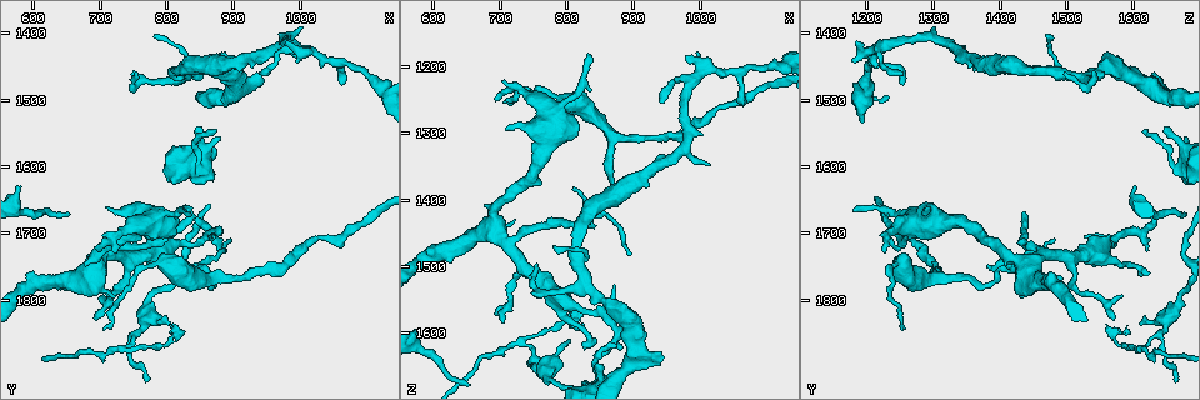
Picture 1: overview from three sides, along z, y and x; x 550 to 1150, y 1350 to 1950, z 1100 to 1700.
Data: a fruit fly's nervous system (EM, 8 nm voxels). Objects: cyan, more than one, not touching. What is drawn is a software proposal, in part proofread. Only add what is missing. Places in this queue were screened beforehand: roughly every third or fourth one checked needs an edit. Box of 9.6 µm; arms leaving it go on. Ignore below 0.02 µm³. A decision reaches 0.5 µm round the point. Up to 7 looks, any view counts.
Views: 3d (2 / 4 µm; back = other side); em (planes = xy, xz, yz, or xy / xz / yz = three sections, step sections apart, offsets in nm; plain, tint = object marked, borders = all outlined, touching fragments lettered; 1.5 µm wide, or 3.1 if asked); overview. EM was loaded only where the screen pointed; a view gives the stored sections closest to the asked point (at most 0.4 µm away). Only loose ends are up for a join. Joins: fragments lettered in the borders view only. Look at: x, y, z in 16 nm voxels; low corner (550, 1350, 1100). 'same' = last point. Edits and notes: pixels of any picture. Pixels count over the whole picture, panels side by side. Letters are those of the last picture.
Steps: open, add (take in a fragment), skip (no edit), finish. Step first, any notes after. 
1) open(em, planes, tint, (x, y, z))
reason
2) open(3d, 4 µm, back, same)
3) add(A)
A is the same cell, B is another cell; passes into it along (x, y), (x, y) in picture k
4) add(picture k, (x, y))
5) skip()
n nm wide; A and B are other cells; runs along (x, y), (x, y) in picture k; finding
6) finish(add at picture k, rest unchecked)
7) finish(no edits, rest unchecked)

open(3d, 2 µm, (770, 1925, 1670))
an open end

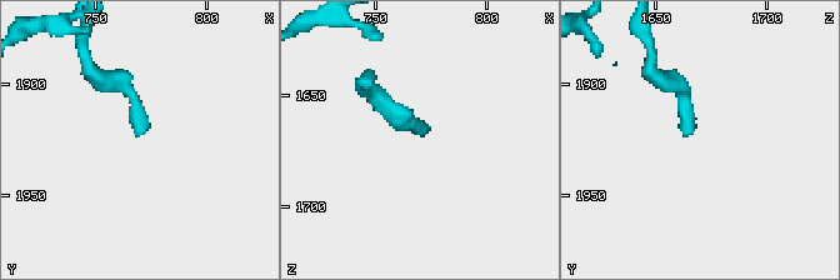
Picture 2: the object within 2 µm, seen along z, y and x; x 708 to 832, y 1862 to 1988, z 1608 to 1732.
open(em, yz, step 4, borders, (767, 1922, 1666))

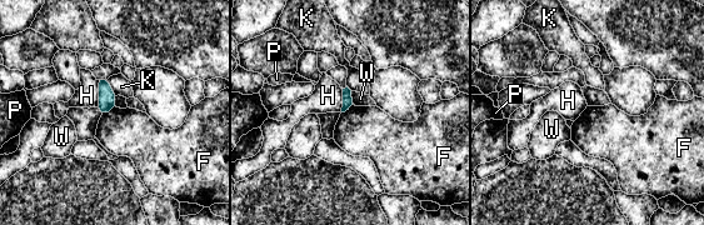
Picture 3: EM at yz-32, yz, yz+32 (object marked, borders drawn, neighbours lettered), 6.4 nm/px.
open(em, planes, borders, same)

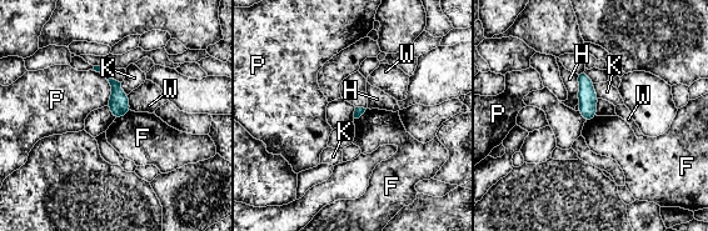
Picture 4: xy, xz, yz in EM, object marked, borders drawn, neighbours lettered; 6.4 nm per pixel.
skip()
F, H, K, P and W are other cells; border along (130, 110), (114, 120) in picture 4; no lettered fragment goes on from it

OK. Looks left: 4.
open(em, planes, borders, (805, 1840, 1615))
tapers out

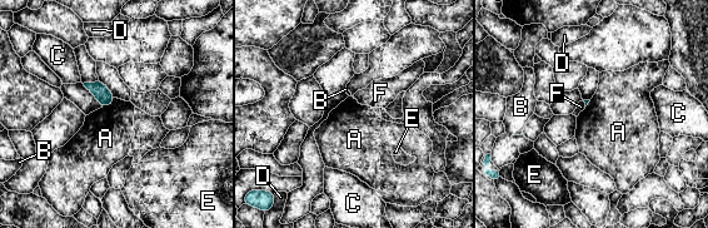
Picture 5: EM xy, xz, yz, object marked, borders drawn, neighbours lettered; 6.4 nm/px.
skip()
A touches over 120 nm; A, B, C, D, E and F are other cells; no lettered fragment goes on from it

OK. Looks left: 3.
open(3d, 4 µm, (875, 1550, 1620))

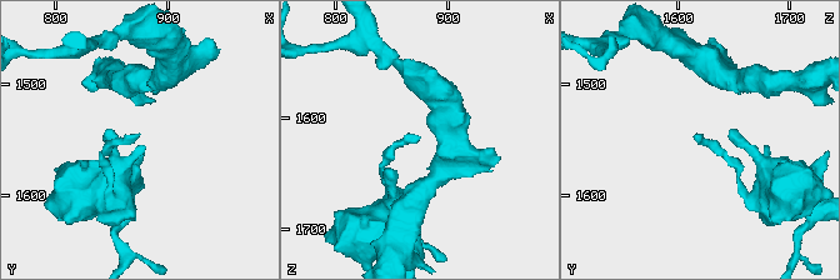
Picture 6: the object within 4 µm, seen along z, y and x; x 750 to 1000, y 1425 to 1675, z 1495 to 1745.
open(em, planes, plain, (876, 1548, 1618))

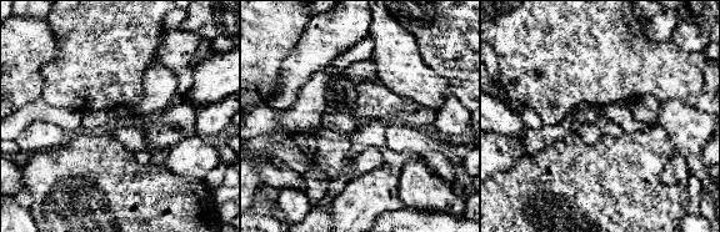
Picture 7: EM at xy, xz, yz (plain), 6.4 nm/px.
open(em, planes, borders, same)
what lies round it

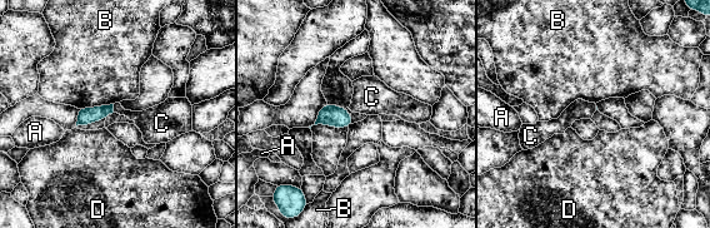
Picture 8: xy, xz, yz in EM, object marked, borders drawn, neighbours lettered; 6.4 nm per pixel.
skip()
A, B, C and D are other cells; border along (113, 104), (114, 112) in picture 8; none of them fits

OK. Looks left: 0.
finish(no edits, rest unchecked)

